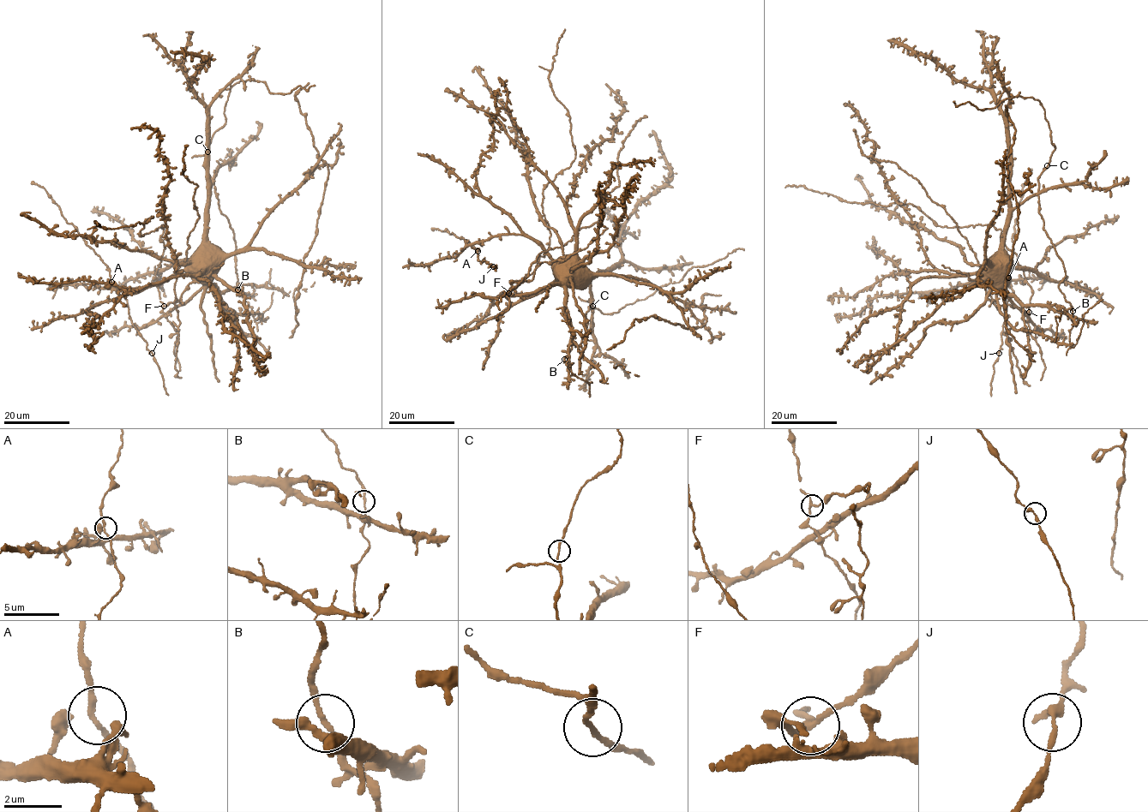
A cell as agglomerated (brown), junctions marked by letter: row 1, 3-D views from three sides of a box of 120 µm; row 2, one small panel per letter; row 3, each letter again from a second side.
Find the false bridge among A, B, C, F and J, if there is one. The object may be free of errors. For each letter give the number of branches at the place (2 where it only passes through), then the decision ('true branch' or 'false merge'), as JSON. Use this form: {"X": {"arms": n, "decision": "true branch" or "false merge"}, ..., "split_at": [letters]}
{"A": {"arms": 3, "decision": "true branch"}, "B": {"arms": 2, "decision": "true branch"}, "C": {"arms": 2, "decision": "true branch"}, "F": {"arms": 3, "decision": "false merge"}, "J": {"arms": 3, "decision": "true branch"}, "split_at": ["F"]}

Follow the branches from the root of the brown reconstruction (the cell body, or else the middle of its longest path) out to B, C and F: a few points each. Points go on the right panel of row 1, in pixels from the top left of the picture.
B: (995, 281), (993, 281), (994, 287), (1006, 289), (1024, 305), (1046, 306), (1073, 317), (1072, 311)
C: (995, 281), (993, 281), (993, 256), (998, 251), (1006, 219), (1017, 207), (1037, 193), (1038, 176), (1047, 166)
F: (995, 281), (993, 281), (993, 286), (1007, 295), (1030, 319), (1028, 311)

